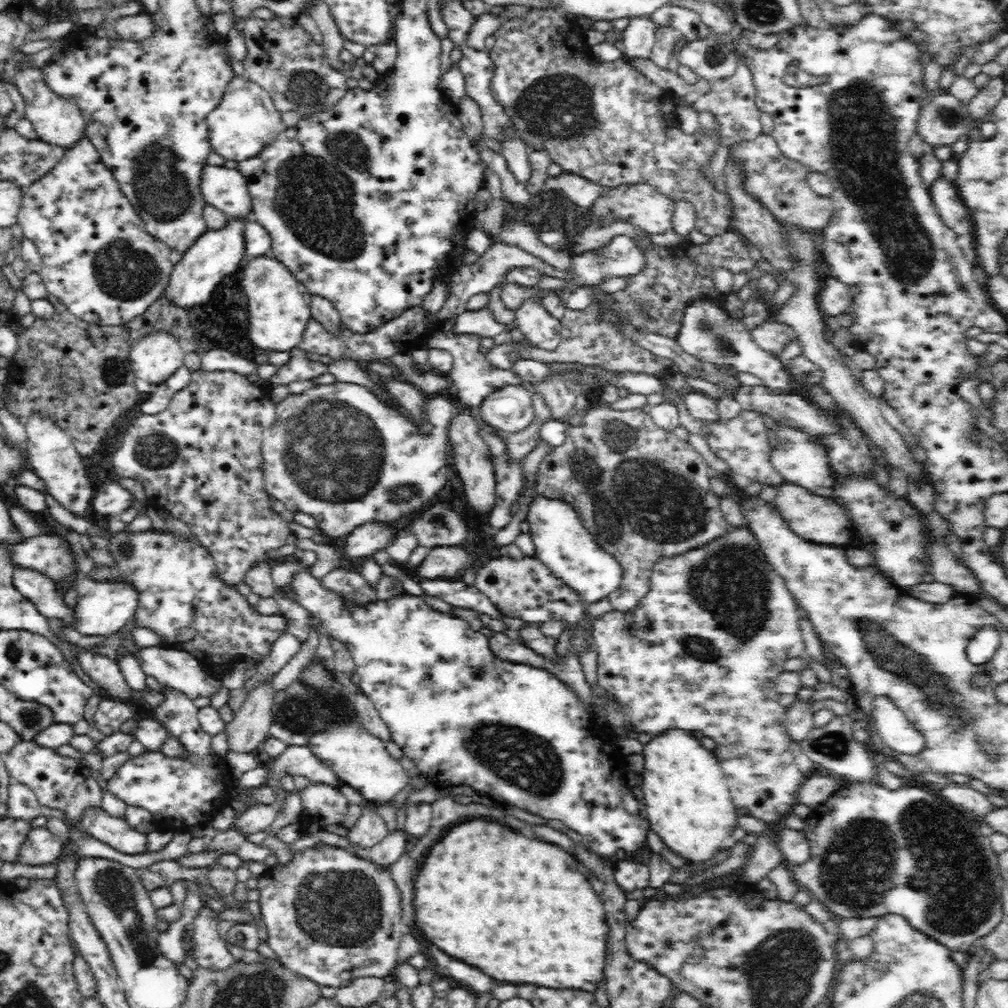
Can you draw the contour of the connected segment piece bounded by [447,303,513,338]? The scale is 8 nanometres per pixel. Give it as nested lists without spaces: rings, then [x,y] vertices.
[[[489,303],[482,310],[468,310],[452,320],[448,335],[478,334],[480,337],[496,337],[505,328],[512,330],[513,324],[500,324],[494,318]]]

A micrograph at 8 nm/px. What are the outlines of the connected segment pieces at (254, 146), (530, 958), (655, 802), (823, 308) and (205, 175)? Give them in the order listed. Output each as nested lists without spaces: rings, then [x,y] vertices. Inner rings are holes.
[[[238,74],[230,76],[220,102],[208,112],[206,121],[212,150],[236,162],[258,154],[285,127],[271,94],[257,82]]]
[[[472,820],[462,826],[456,826],[436,846],[432,846],[430,854],[426,856],[422,870],[418,872],[418,876],[414,880],[414,908],[416,908],[416,926],[422,930],[422,934],[432,944],[436,944],[442,952],[446,952],[470,966],[484,970],[484,974],[488,974],[492,978],[500,978],[500,980],[516,982],[516,984],[522,982],[522,984],[552,986],[552,988],[568,986],[568,988],[578,988],[578,990],[587,990],[591,993],[597,988],[600,980],[604,979],[604,962],[607,962],[606,954],[610,953],[604,906],[602,906],[600,898],[596,896],[592,884],[584,878],[584,874],[580,874],[574,868],[574,860],[570,858],[570,854],[560,850],[556,844],[526,838],[524,834],[512,832],[506,826],[484,822],[484,820]]]
[[[672,729],[668,734],[656,735],[646,744],[646,772],[642,773],[642,791],[648,810],[648,821],[652,830],[670,850],[680,855],[688,864],[700,864],[710,860],[718,850],[731,843],[732,831],[736,828],[739,815],[719,761],[713,752],[702,748],[699,740],[694,740],[688,732]]]
[[[834,278],[826,280],[819,293],[819,311],[826,316],[837,317],[840,314],[846,314],[852,306],[853,297],[850,288],[840,280]]]
[[[206,163],[200,170],[200,192],[207,204],[215,206],[227,216],[251,217],[248,191],[238,169]]]

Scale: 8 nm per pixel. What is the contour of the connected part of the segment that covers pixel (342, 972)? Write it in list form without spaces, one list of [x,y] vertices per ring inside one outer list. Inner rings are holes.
[[[324,847],[323,849],[306,849],[301,853],[294,853],[293,860],[288,865],[277,864],[274,868],[268,868],[266,872],[258,878],[258,890],[260,896],[261,920],[266,924],[268,931],[267,943],[270,948],[278,955],[288,968],[295,970],[298,974],[311,978],[319,985],[333,986],[334,988],[342,988],[348,986],[353,980],[360,977],[376,977],[384,978],[392,974],[396,965],[399,963],[400,957],[398,954],[400,936],[404,932],[400,916],[401,911],[401,894],[391,879],[391,875],[384,869],[374,868],[370,861],[357,857],[354,854],[348,853],[340,847]]]

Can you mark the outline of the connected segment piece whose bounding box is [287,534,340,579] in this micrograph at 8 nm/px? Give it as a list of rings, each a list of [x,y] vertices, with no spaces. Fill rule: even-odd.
[[[294,534],[288,536],[289,543],[294,543],[295,547],[301,550],[310,550],[316,554],[316,561],[308,567],[309,573],[317,579],[326,576],[328,572],[335,568],[340,568],[338,561],[339,553],[320,542],[319,539],[299,539]]]

